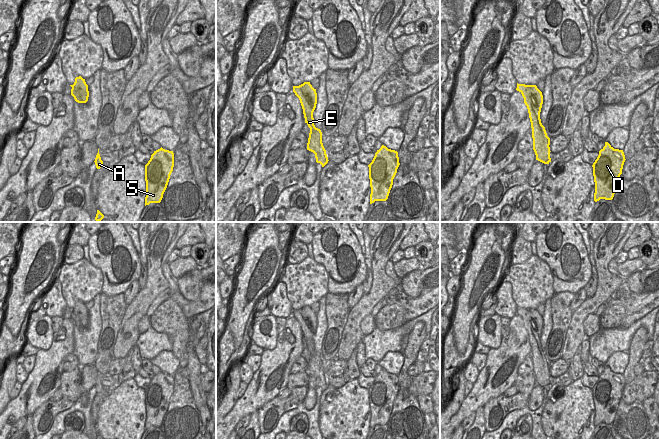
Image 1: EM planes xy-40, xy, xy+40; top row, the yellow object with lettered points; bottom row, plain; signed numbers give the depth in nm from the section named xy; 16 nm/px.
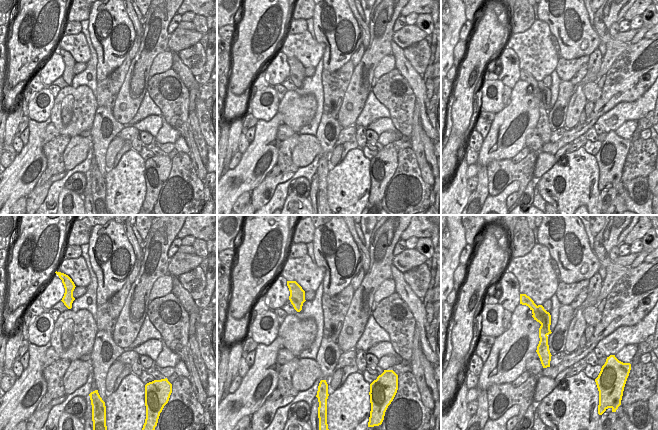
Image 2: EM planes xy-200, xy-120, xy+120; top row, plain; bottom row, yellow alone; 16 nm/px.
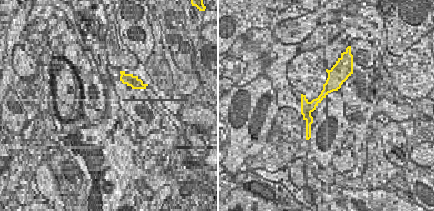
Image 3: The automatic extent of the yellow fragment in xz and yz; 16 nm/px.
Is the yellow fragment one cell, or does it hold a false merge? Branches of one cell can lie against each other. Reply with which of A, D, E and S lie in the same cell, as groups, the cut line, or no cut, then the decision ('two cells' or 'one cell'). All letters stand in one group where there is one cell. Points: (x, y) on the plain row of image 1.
A E / D S | xy+40 (527, 309), (531, 315), (532, 327), (540, 334) | two cells

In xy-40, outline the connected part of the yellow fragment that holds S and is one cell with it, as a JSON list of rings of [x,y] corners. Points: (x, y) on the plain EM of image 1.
[[[162,371],[151,379],[145,389],[146,421],[145,430],[160,427],[167,412],[174,391],[173,375]]]

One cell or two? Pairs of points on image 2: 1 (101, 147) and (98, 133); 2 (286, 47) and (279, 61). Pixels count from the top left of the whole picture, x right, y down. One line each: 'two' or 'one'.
1: one
2: two

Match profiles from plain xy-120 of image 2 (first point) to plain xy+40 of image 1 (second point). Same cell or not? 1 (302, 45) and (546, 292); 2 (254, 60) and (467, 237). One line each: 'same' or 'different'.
1: same
2: different

